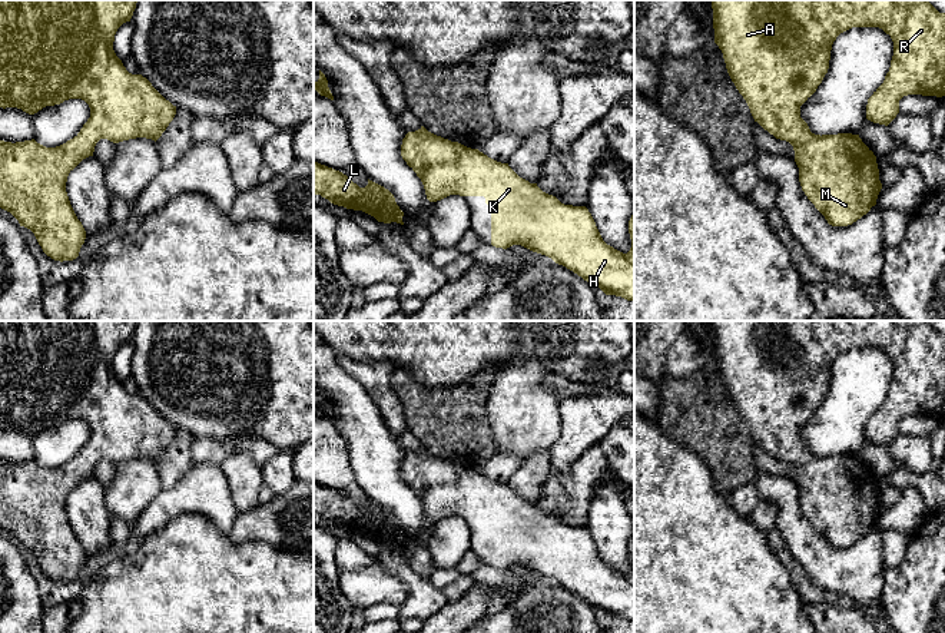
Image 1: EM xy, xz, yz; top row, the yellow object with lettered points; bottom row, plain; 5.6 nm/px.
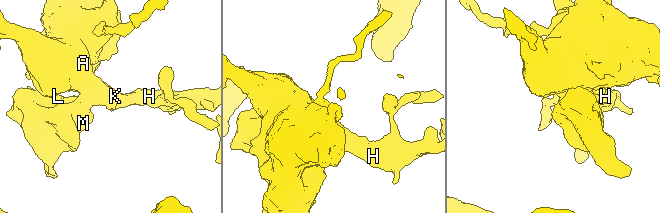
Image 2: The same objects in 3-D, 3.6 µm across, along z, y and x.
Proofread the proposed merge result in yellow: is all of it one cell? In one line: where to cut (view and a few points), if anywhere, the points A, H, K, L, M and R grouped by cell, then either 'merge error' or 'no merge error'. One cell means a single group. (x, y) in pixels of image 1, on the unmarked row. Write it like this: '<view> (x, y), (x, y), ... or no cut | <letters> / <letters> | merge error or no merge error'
no cut | A H K L M R | no merge error

